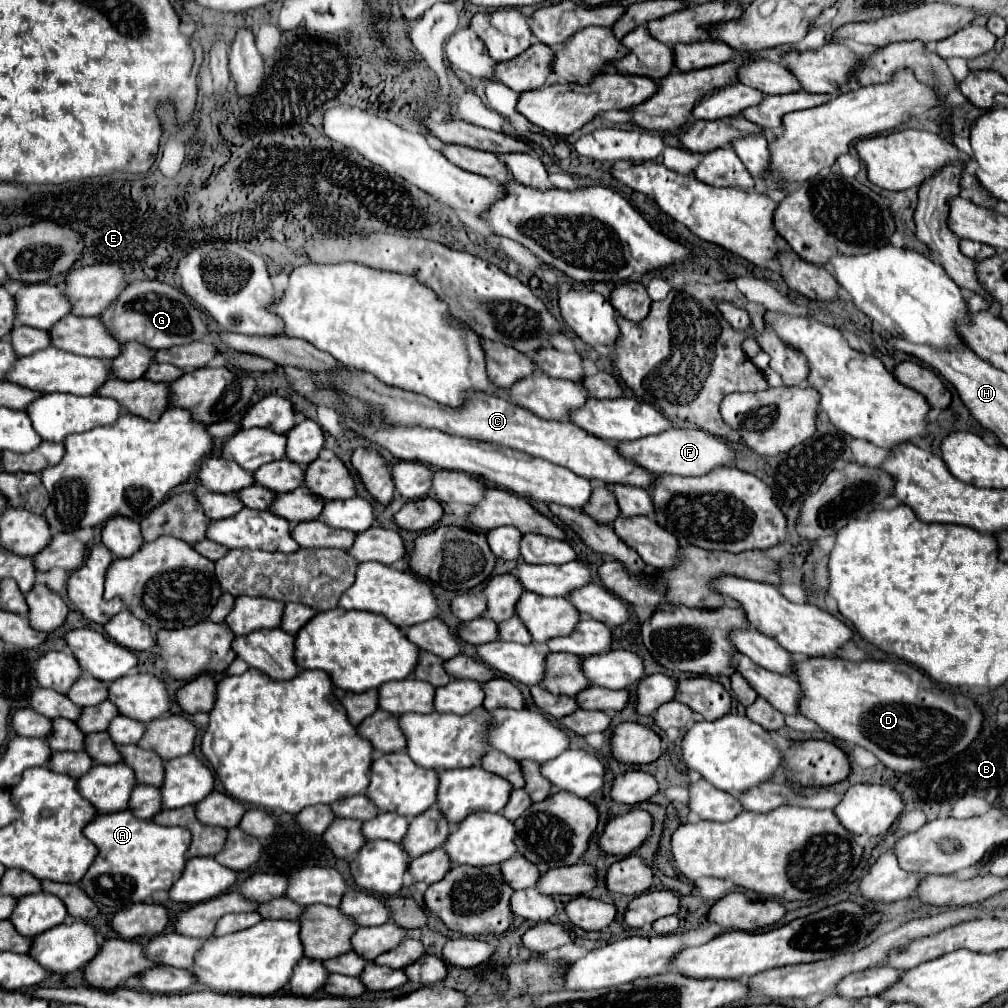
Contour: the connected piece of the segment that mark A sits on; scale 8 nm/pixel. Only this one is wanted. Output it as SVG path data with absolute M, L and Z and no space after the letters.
M131 810L97 816L91 824L85 826L83 834L99 848L99 856L95 858L93 866L87 870L79 886L97 902L111 910L123 910L123 906L133 906L139 902L149 900L159 890L169 890L179 874L183 874L187 862L187 844L191 844L191 832L179 826L161 826L153 820L139 820L133 816Z

